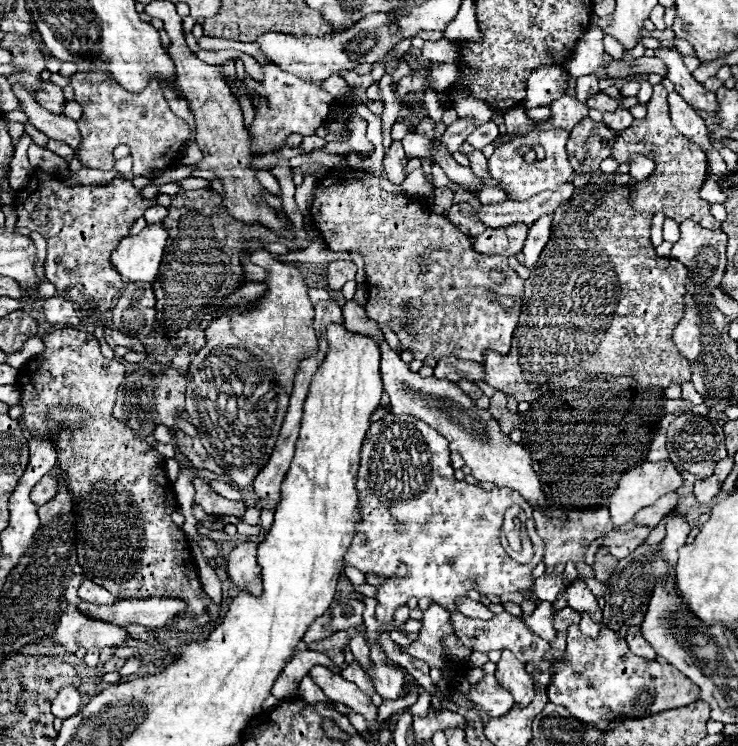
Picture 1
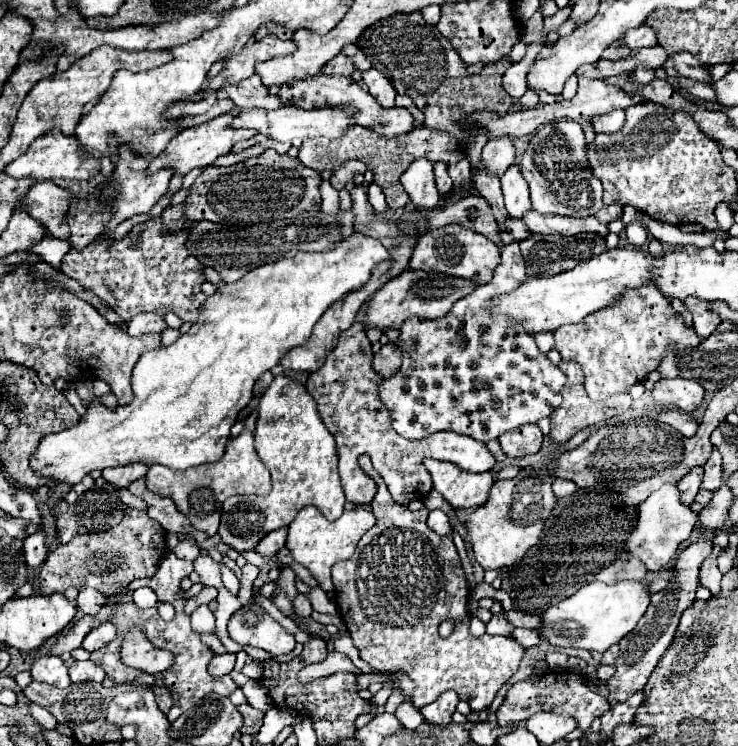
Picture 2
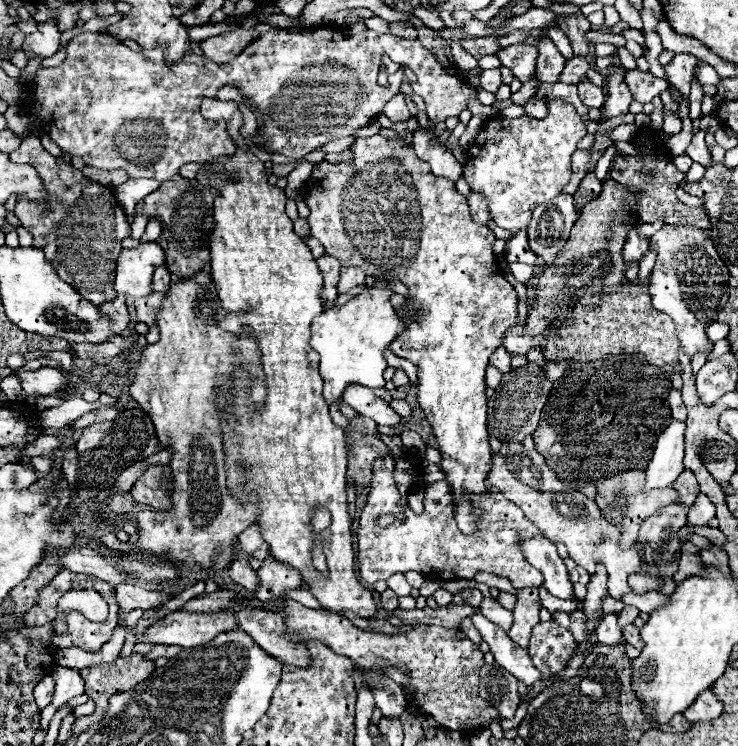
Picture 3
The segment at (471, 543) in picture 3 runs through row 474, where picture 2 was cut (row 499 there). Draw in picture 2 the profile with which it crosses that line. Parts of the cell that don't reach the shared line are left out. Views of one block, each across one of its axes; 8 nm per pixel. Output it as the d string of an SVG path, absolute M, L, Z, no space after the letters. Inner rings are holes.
M362 454L358 462L360 462L360 468L366 474L370 474L372 480L378 484L378 492L370 502L372 514L376 516L376 524L372 526L370 532L366 532L360 538L352 558L344 562L336 562L332 566L332 582L334 582L336 606L338 606L340 618L346 624L348 634L360 652L360 658L382 674L394 674L398 668L408 672L416 684L416 692L412 696L412 704L416 708L422 708L434 702L446 690L456 690L460 700L468 702L474 712L488 708L496 692L504 686L504 682L512 674L516 674L518 664L524 656L524 648L514 638L488 636L488 634L484 634L482 638L474 638L470 634L468 630L470 590L468 590L466 574L452 536L450 534L438 536L426 526L428 508L410 512L406 506L396 504L384 480L374 470L368 454ZM444 620L454 622L454 632L448 638L438 636L438 626Z

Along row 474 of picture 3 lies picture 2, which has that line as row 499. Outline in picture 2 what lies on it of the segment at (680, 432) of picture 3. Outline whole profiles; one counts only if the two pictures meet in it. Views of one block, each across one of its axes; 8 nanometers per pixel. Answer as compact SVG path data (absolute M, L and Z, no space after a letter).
M664 484L638 506L638 512L634 512L634 528L624 540L624 552L638 558L648 568L648 572L662 570L674 558L680 544L690 538L696 522L698 512L693 512L680 502L676 484Z

